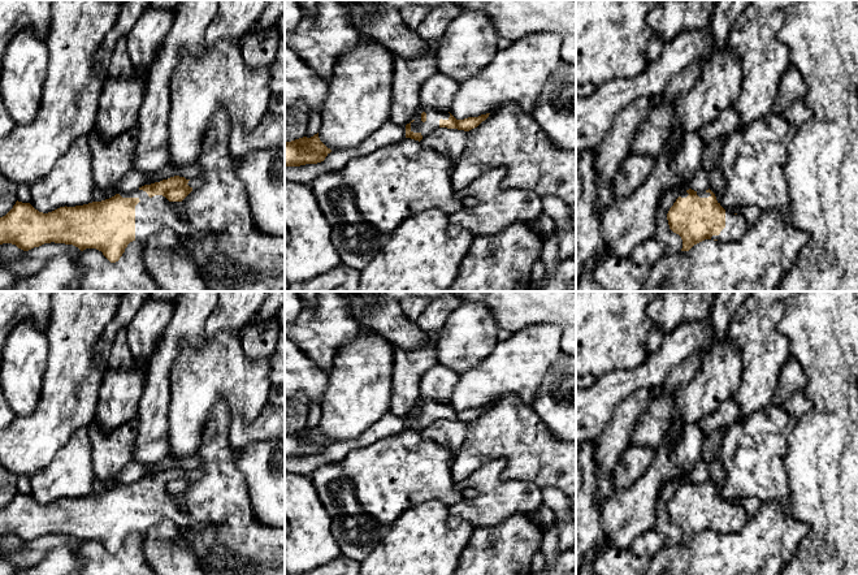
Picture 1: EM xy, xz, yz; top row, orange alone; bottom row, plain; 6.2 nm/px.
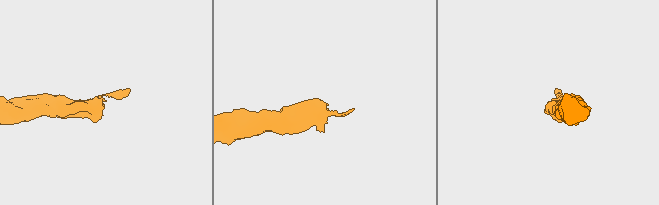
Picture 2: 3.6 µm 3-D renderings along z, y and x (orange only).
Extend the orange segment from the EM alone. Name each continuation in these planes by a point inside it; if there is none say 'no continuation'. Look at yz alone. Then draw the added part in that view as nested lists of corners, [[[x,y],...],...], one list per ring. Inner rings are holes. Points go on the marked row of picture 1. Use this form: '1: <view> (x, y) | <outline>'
1: yz (736, 225) | [[[725,211],[725,228],[719,235],[712,235],[711,239],[718,239],[719,242],[737,241],[745,233],[748,224],[742,215],[734,215]]]

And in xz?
1: xz (433, 116) | [[[420,104],[415,121],[411,122],[411,131],[420,133],[422,138],[439,127],[439,120],[448,120],[448,112],[439,112],[428,105]]]

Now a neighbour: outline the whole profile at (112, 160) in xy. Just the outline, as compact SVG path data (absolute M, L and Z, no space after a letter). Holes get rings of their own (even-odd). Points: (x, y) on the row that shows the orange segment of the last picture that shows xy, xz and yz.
M136 127L129 129L110 142L103 142L95 130L87 137L92 152L95 186L109 199L118 194L117 183L134 167L138 130Z

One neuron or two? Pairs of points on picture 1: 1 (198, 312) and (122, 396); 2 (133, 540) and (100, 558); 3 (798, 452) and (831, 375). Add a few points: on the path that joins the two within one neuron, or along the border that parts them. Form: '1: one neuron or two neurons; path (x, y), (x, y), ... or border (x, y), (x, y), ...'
1: two neurons; border (147, 363), (143, 393), (138, 401)
2: one neuron; path (128, 549), (118, 558), (109, 558)
3: one neuron; path (818, 432), (835, 415), (835, 394)

